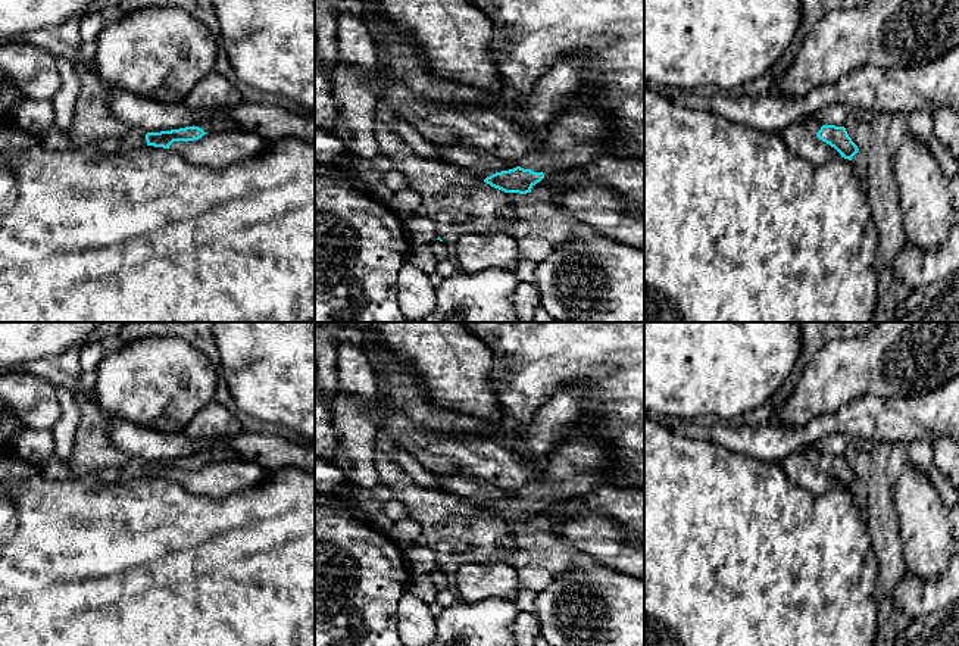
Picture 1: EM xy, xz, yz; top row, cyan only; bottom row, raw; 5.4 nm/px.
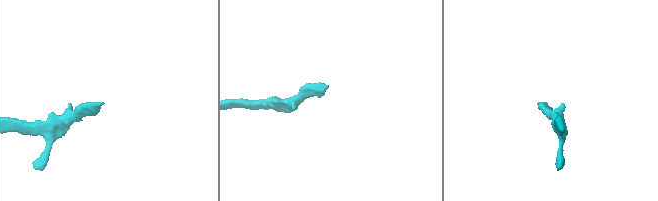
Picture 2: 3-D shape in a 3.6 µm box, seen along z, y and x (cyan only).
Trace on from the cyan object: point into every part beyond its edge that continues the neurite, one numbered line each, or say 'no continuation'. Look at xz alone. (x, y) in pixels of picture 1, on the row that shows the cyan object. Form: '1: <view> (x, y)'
1: xz (580, 136)

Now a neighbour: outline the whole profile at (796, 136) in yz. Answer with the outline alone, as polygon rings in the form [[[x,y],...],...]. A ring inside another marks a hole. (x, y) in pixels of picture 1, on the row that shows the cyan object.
[[[796,121],[778,134],[796,155],[813,165],[824,165],[834,157],[841,157],[834,147],[813,135],[805,121]]]

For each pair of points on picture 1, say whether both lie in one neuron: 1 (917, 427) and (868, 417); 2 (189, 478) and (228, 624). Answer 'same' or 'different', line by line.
1: same
2: different

